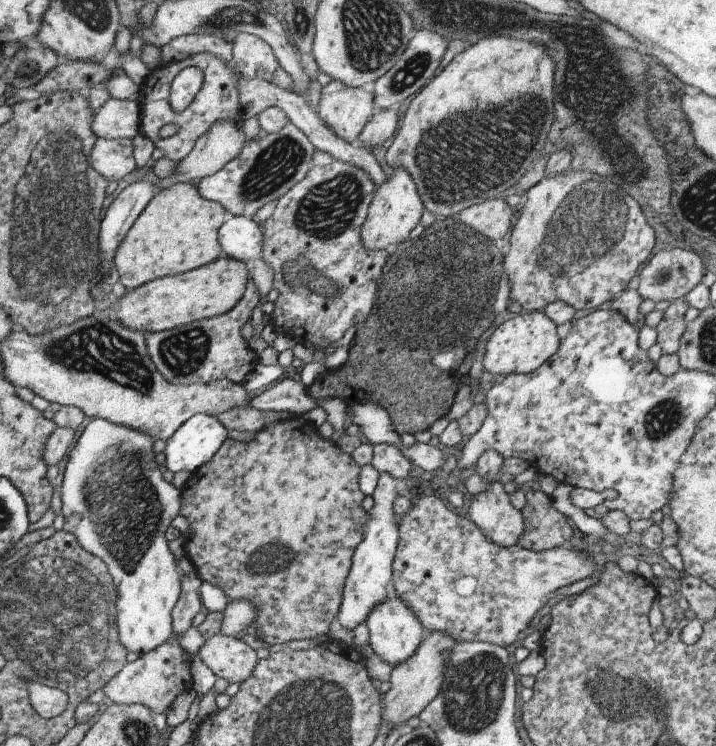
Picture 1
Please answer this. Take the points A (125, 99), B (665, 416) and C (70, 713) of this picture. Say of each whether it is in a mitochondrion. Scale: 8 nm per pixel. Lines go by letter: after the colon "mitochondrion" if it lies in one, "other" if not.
A: other
B: mitochondrion
C: other

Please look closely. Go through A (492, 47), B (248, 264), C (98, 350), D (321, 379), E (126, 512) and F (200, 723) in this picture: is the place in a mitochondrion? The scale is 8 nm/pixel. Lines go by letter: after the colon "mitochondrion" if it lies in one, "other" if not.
A: other
B: other
C: mitochondrion
D: other
E: mitochondrion
F: other

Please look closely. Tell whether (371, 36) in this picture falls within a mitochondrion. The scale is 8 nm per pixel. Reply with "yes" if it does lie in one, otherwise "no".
yes

